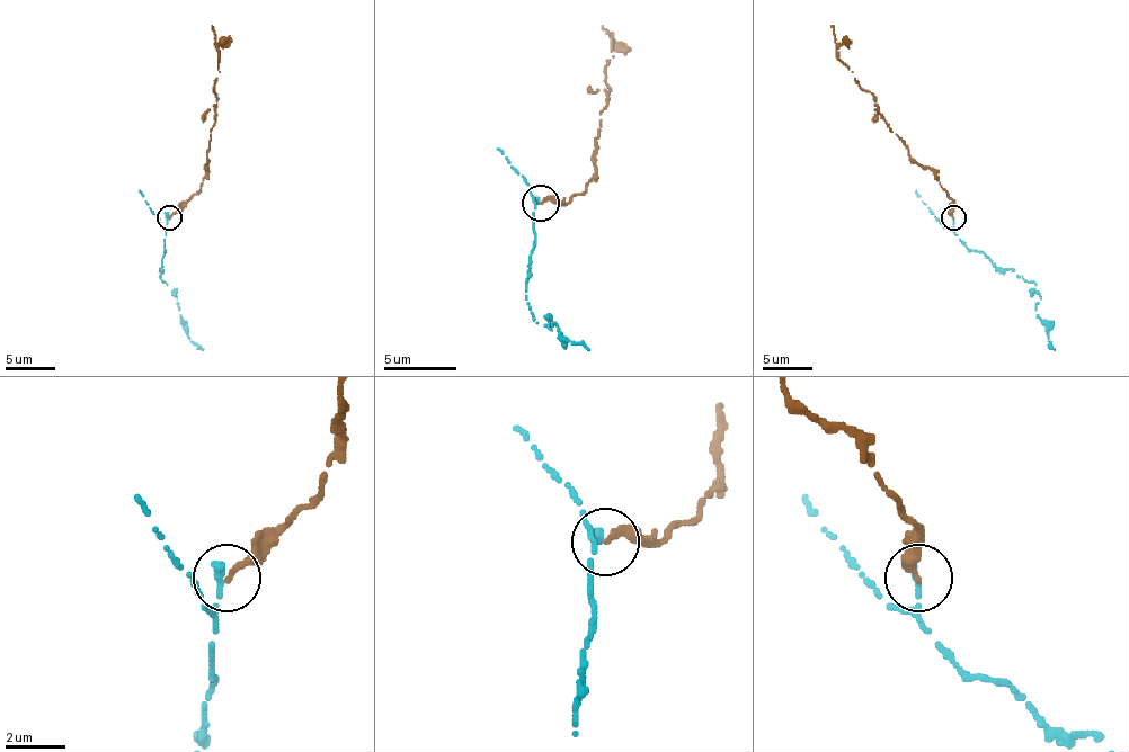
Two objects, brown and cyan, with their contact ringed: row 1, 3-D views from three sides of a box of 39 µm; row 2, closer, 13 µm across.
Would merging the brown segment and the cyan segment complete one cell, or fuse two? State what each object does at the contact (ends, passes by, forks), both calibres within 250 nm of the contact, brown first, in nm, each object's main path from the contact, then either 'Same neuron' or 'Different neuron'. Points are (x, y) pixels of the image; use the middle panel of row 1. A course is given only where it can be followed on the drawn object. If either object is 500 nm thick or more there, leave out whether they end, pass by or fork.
At the ring brown ends. At the ring cyan passes by. Thickness 260 nm (brown) against 200 nm. Course of brown: (540, 202), (569, 202), (594, 173), (594, 141), (609, 100), (605, 68), (612, 57), (612, 35), (601, 25). Course of cyan: (540, 202), (525, 289), (532, 318), (550, 329), (554, 322), (569, 340), (590, 350). Different neuron

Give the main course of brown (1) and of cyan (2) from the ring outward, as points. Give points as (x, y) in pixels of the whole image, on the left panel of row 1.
1: (169, 218), (201, 188), (206, 173), (209, 143), (216, 118), (213, 86), (219, 71), (216, 34), (211, 26)
2: (169, 218), (166, 250), (159, 268), (163, 283), (176, 295), (188, 338), (204, 350)

